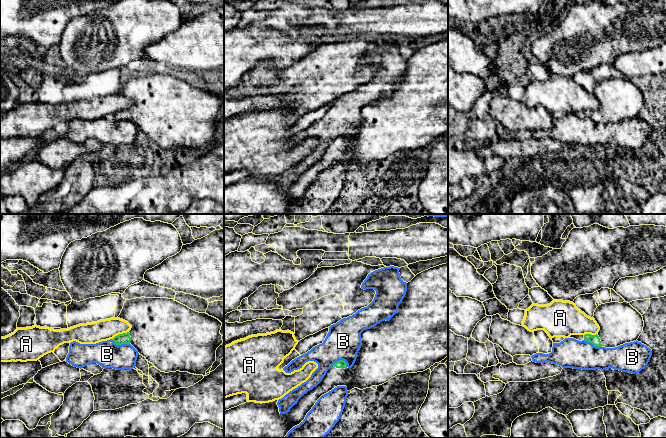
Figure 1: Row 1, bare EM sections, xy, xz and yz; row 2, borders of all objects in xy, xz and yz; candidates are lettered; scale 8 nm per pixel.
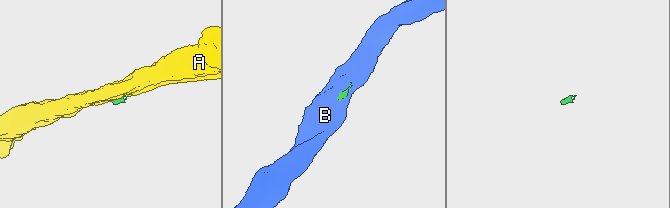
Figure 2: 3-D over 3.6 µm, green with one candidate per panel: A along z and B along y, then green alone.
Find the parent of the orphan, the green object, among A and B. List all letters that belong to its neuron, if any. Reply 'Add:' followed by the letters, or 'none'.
Add: none

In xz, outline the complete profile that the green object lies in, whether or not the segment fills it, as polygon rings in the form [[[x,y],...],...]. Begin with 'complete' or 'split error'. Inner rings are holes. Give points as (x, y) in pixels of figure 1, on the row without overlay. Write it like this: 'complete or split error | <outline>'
split error | [[[448,39],[442,40],[428,46],[425,46],[419,50],[417,50],[410,58],[407,59],[407,67],[406,71],[403,74],[402,78],[398,82],[397,89],[389,96],[382,97],[376,102],[364,106],[361,109],[362,122],[357,129],[357,134],[354,141],[351,144],[348,144],[346,138],[343,136],[339,136],[333,140],[333,142],[327,147],[326,151],[322,155],[322,157],[314,163],[312,166],[308,167],[304,170],[298,178],[290,185],[290,187],[286,190],[281,190],[279,188],[279,183],[277,181],[278,176],[269,179],[255,179],[255,178],[246,178],[237,183],[231,184],[229,186],[224,187],[224,214],[284,214],[287,209],[295,202],[299,201],[305,195],[307,189],[312,185],[317,176],[324,170],[328,169],[332,165],[337,162],[346,162],[348,170],[351,169],[351,166],[354,164],[358,164],[360,166],[370,164],[372,162],[379,162],[386,158],[388,158],[391,154],[406,150],[406,149],[417,149],[423,148],[433,142],[435,139],[439,139],[444,136],[448,132]]]

